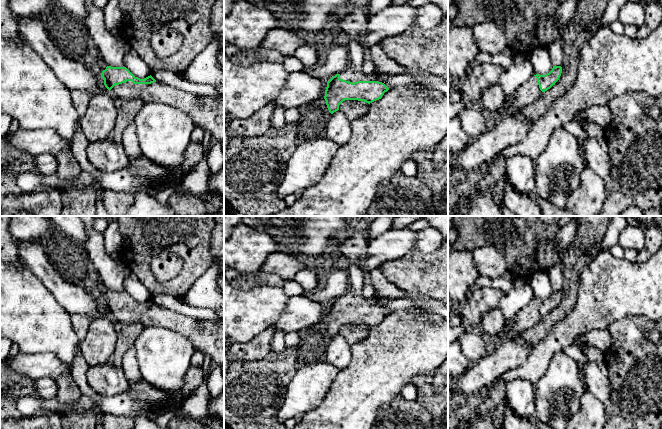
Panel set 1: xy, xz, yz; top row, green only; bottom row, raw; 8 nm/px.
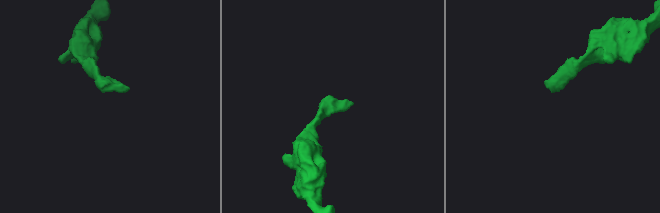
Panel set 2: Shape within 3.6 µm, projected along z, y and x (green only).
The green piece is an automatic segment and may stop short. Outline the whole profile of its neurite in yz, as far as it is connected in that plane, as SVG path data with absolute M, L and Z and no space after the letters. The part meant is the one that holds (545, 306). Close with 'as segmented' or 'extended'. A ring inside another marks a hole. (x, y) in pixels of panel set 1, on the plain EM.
M553 290L552 294L545 299L533 299L527 306L522 308L514 318L513 322L516 333L522 333L534 327L543 316L555 309L561 297L561 290Z | extended

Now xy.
M107 290L101 298L105 311L114 321L164 327L185 336L195 350L217 363L224 378L224 326L171 311L156 305L151 299L140 303L124 290Z | extended

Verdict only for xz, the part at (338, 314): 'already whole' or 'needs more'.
needs more

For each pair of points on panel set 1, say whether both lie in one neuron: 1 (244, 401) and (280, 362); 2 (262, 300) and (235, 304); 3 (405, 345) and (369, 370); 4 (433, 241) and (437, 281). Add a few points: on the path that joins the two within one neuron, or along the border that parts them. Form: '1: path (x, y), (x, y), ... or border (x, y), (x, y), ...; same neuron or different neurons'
1: path (254, 391), (273, 372); same neuron
2: path (255, 304), (242, 304); same neuron
3: path (396, 350), (378, 368); same neuron
4: border (413, 249), (424, 253), (437, 250); different neurons

